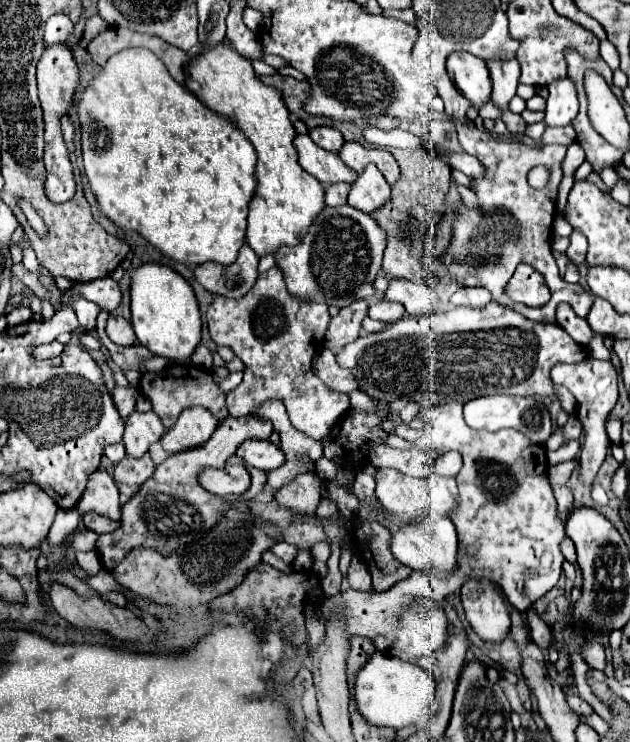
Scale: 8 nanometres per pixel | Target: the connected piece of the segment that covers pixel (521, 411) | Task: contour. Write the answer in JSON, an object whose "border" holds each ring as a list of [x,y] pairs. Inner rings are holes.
{"border":[[[481,396],[465,404],[465,422],[467,426],[475,430],[487,430],[497,432],[503,428],[513,428],[523,432],[523,436],[529,438],[529,442],[545,446],[545,442],[551,436],[551,418],[547,408],[537,402],[535,398],[523,398],[523,396]]]}

